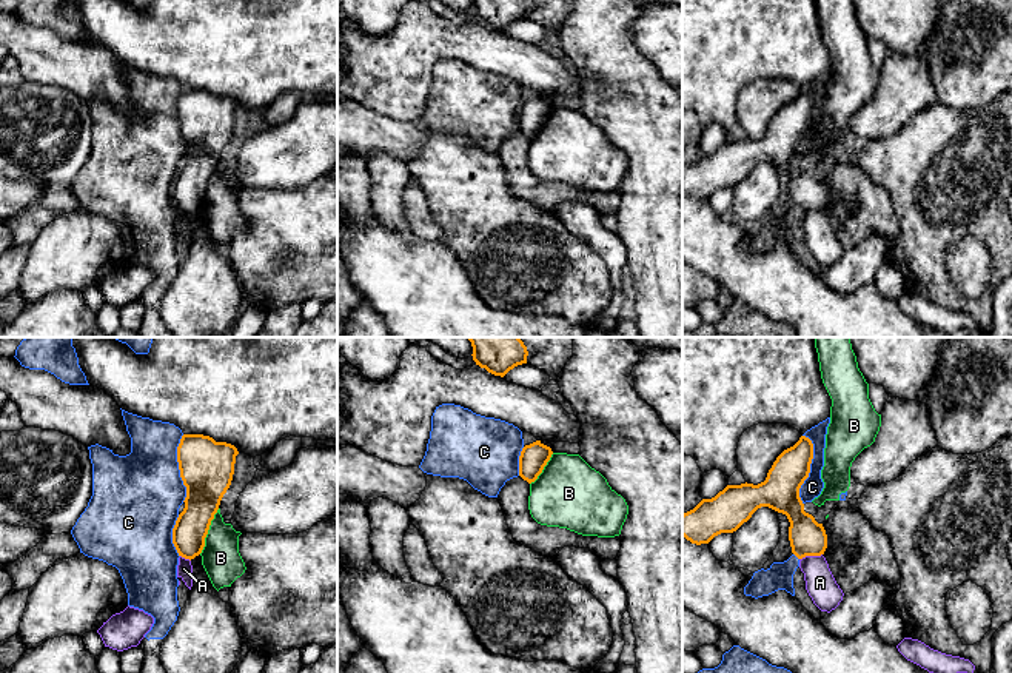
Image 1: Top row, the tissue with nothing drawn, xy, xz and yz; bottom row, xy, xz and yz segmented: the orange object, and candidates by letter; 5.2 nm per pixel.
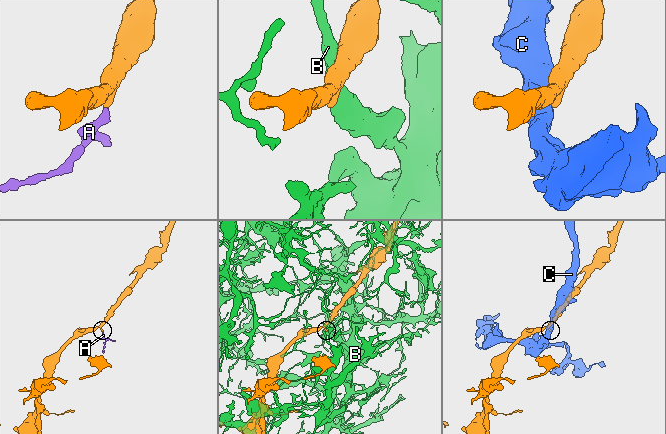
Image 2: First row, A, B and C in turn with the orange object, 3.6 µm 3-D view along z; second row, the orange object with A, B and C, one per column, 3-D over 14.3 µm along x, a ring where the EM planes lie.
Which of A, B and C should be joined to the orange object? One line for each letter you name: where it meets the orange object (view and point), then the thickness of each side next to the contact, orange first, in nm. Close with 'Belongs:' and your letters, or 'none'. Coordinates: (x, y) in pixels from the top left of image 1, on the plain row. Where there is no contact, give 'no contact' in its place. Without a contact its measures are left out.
Belongs: none

